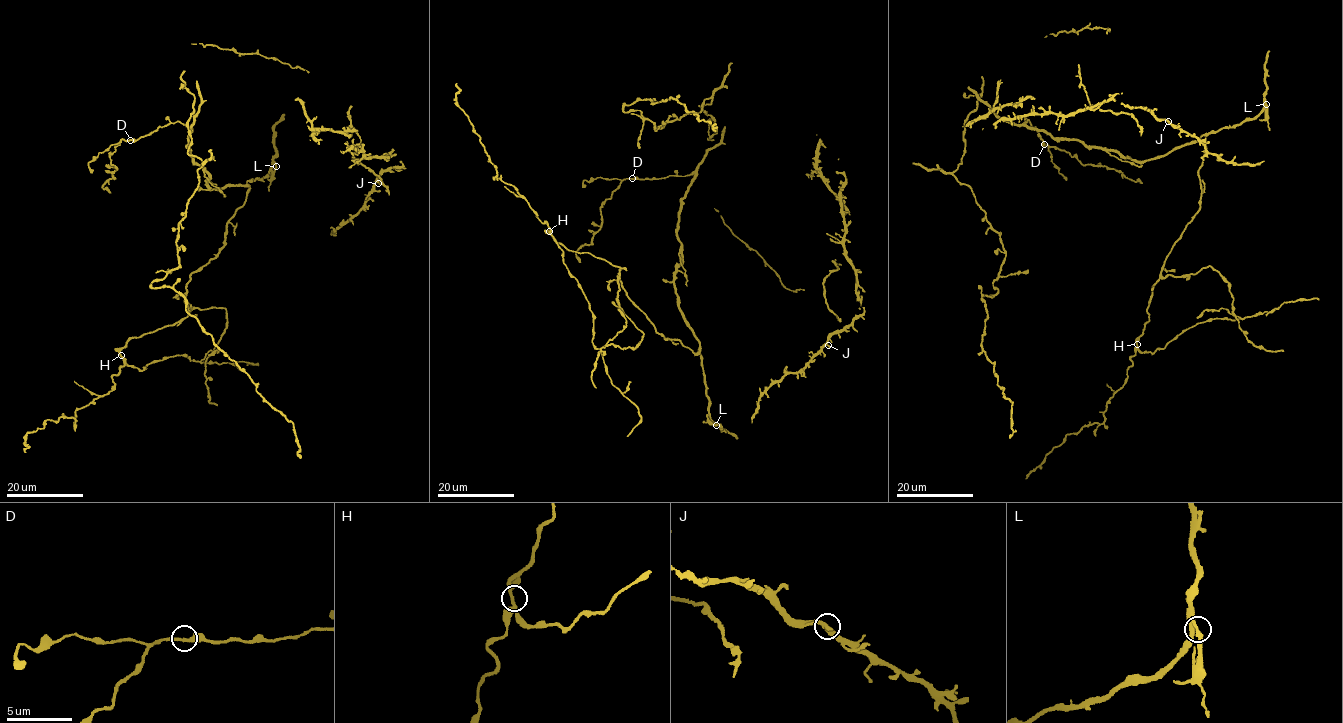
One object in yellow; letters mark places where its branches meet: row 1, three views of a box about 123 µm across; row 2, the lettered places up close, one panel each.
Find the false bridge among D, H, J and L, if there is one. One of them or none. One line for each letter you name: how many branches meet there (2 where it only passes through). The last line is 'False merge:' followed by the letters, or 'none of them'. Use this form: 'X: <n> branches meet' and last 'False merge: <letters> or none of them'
L: 2 branches meet
False merge: L

